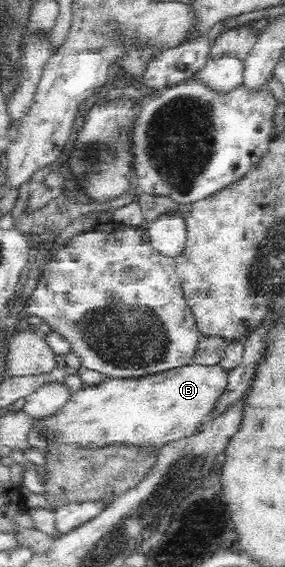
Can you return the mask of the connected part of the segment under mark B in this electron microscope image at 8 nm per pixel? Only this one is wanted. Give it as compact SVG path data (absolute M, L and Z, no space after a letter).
M190 364L138 379L106 378L95 386L82 387L72 393L62 409L43 421L35 421L39 433L44 430L62 442L96 449L108 444L153 447L159 450L167 443L194 435L210 419L218 399L226 391L228 370L220 364Z

